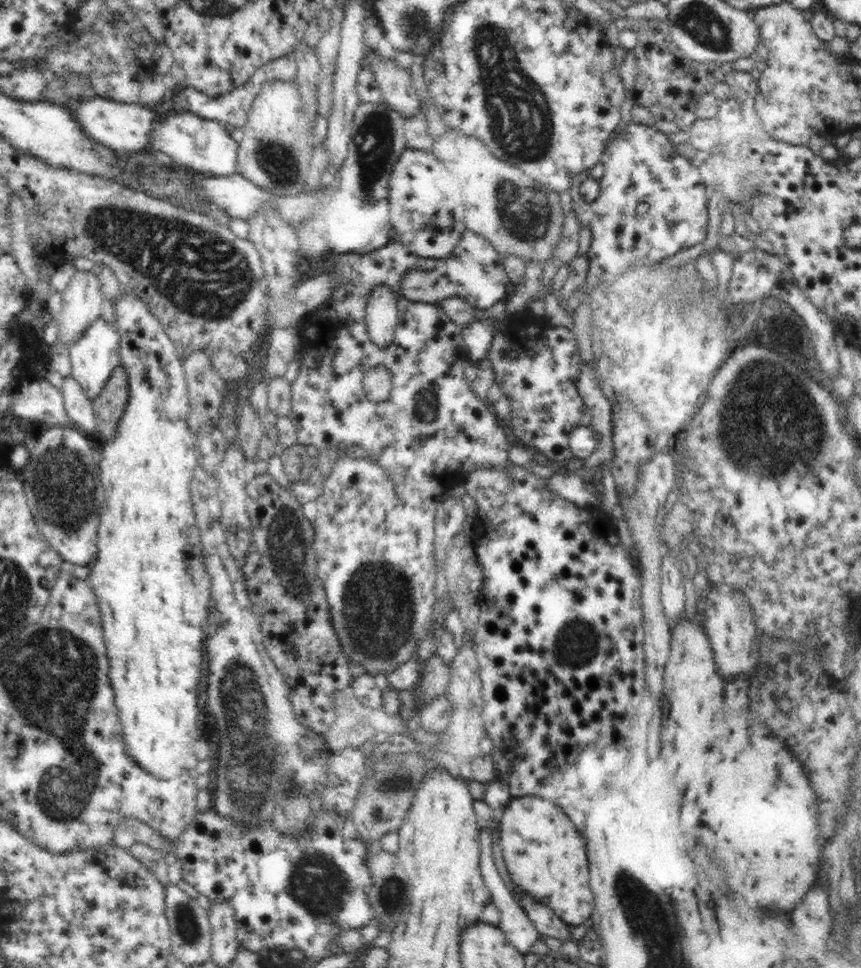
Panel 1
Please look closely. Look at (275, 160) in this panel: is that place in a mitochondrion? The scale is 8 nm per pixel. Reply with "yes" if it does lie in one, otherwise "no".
yes

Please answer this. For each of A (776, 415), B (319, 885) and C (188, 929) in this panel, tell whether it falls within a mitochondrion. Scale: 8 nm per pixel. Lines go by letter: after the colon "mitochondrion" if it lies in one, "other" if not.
A: mitochondrion
B: mitochondrion
C: mitochondrion

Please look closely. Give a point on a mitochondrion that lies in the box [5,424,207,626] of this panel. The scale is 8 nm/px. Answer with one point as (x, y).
(65, 490)

